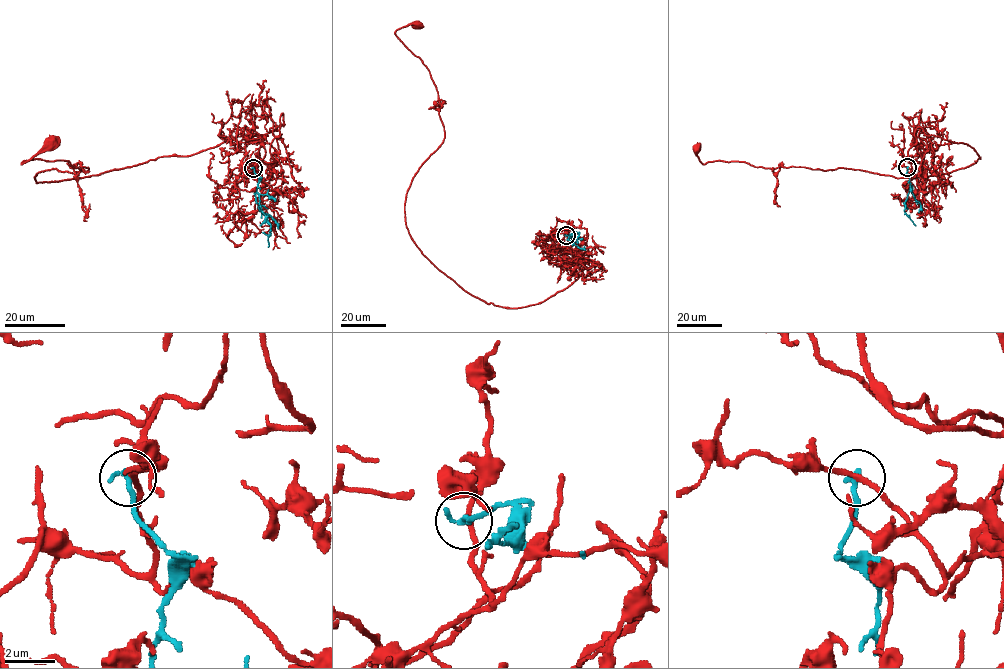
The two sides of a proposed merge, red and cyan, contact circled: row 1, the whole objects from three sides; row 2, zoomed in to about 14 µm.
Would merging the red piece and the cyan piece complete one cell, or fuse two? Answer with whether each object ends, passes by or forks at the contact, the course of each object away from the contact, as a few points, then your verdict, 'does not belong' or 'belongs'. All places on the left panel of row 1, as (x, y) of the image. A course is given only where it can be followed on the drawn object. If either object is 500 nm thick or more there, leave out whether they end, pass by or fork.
red passes by | cyan ends | red via (254, 168), (246, 145), (275, 162), (283, 114), (189, 156), (36, 182), (88, 169), (22, 163), (51, 141) | cyan via (253, 168), (259, 178), (256, 192), (262, 213), (271, 228), (268, 247) | does not belong

